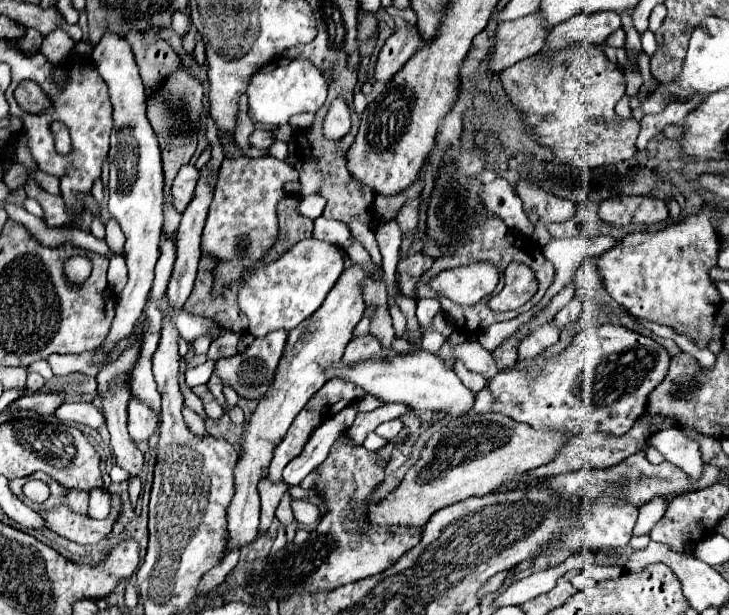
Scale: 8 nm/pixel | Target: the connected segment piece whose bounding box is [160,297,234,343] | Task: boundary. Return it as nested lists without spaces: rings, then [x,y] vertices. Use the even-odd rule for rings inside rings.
[[[164,297],[164,307],[160,307],[160,309],[162,309],[162,315],[172,315],[172,319],[174,319],[174,323],[176,323],[176,327],[178,327],[182,339],[188,341],[188,343],[196,341],[196,339],[202,337],[202,335],[208,335],[210,339],[218,339],[218,337],[222,337],[222,335],[234,331],[234,329],[230,329],[230,327],[222,327],[222,325],[220,325],[218,321],[214,321],[214,319],[196,317],[196,315],[184,311],[184,309],[172,311],[172,309],[168,307],[168,299],[166,299],[166,297]]]

